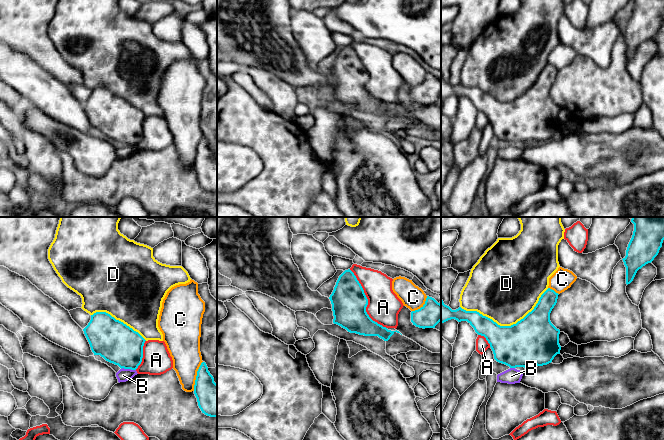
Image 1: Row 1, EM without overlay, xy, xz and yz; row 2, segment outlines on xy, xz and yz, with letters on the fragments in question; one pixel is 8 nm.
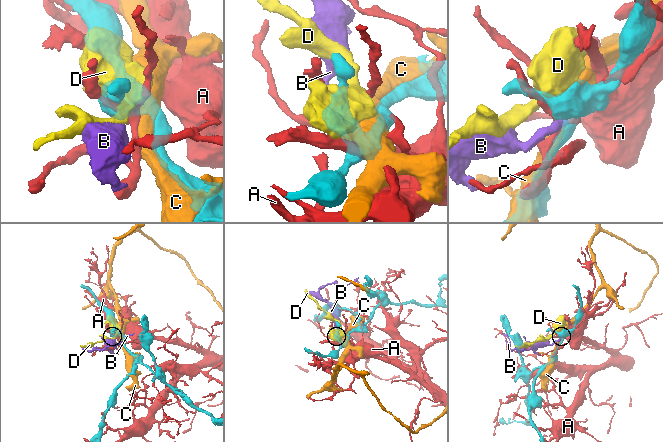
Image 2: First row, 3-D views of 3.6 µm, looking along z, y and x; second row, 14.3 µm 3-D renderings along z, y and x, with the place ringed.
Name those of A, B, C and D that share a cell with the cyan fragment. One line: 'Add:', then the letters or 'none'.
Add: none

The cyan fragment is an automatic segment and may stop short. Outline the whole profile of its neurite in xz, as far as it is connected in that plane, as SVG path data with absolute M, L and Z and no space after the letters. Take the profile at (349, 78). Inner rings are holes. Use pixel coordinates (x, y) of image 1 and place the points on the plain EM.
M348 45L338 54L329 73L332 80L333 99L350 109L378 112L384 117L399 107L391 107L373 97L366 88L368 75L354 49Z

